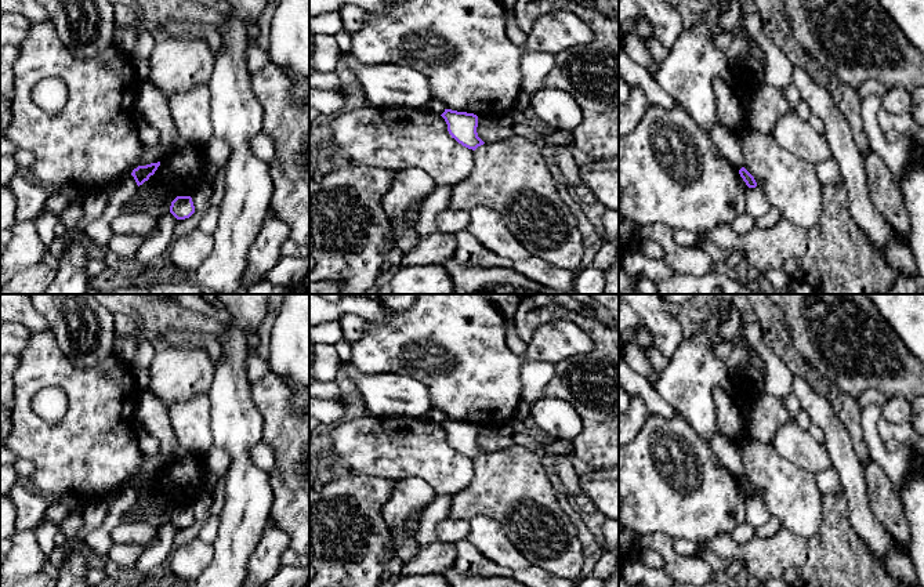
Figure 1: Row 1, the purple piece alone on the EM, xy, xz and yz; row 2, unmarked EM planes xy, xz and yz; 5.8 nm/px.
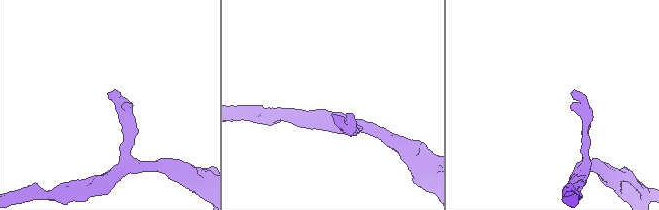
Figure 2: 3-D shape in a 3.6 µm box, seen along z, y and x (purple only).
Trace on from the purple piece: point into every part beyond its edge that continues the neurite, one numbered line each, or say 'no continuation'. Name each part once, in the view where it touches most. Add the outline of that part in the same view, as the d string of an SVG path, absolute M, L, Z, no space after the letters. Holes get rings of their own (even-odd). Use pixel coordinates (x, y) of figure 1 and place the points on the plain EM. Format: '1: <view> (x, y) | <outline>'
no continuation

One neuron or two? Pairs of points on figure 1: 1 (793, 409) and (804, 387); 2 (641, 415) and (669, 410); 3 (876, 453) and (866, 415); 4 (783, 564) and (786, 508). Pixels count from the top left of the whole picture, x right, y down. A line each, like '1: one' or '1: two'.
1: two
2: two
3: one
4: two

